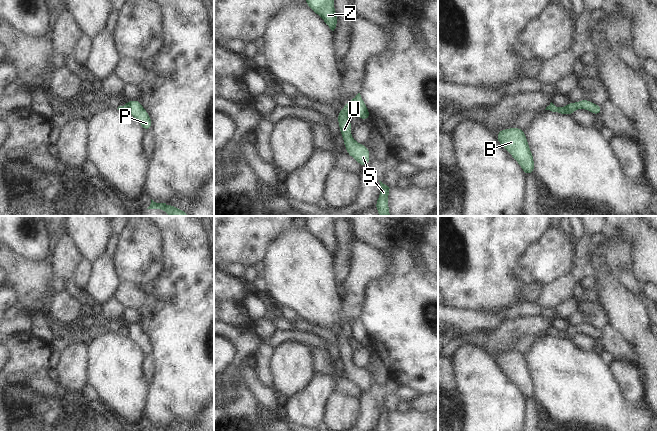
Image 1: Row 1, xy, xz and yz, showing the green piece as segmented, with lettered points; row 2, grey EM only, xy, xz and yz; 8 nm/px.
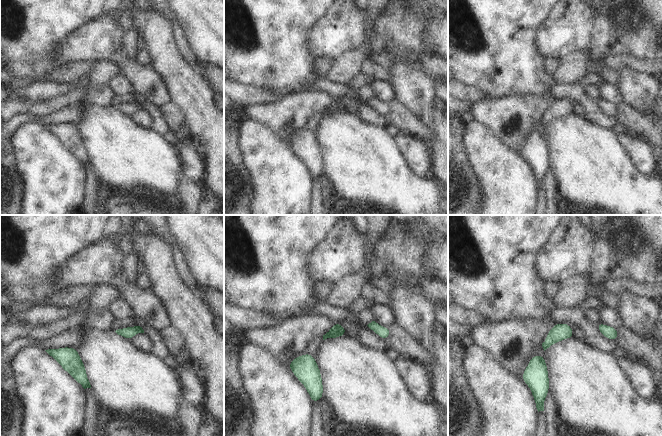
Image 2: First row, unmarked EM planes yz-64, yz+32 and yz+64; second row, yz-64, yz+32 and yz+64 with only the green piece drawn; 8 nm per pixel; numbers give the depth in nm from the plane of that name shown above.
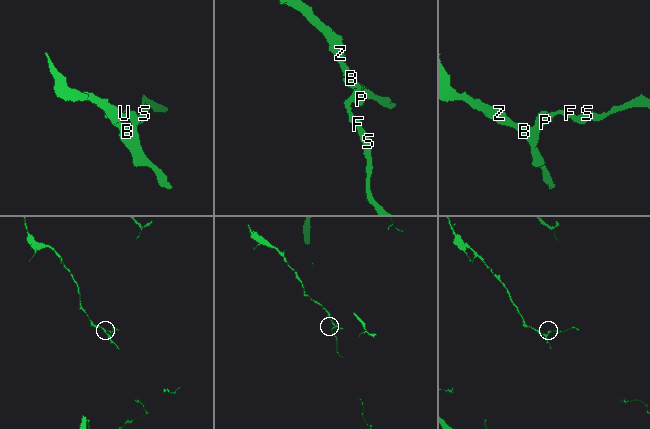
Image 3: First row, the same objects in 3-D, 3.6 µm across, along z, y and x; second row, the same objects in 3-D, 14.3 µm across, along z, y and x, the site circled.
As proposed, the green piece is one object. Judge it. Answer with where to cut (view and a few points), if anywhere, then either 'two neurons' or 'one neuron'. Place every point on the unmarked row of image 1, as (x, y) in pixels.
cut xz (349, 326), (350, 334); two neurons

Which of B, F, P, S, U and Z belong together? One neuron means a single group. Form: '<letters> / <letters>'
B P Z / F S U

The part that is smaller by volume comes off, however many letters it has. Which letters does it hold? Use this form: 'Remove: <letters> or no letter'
Remove: F, S, U

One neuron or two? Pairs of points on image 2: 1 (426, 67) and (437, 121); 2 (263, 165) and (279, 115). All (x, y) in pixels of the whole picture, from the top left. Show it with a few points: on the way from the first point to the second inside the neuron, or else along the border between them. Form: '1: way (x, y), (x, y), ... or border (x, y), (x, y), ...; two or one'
1: border (407, 65), (432, 78); two
2: border (253, 120), (265, 124), (288, 144); two

